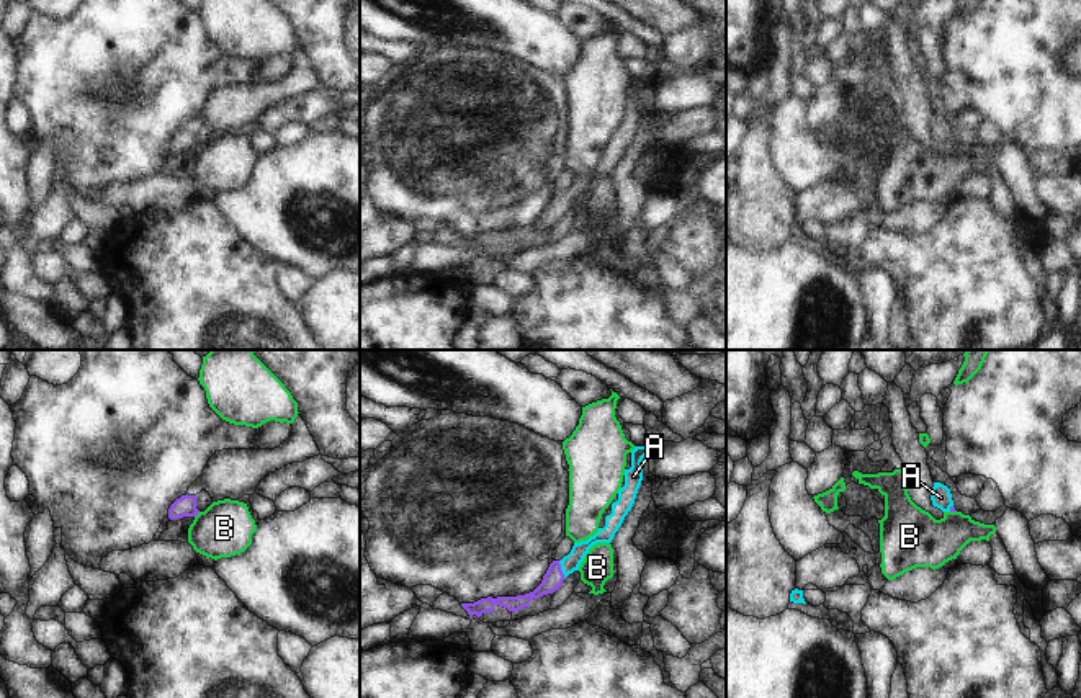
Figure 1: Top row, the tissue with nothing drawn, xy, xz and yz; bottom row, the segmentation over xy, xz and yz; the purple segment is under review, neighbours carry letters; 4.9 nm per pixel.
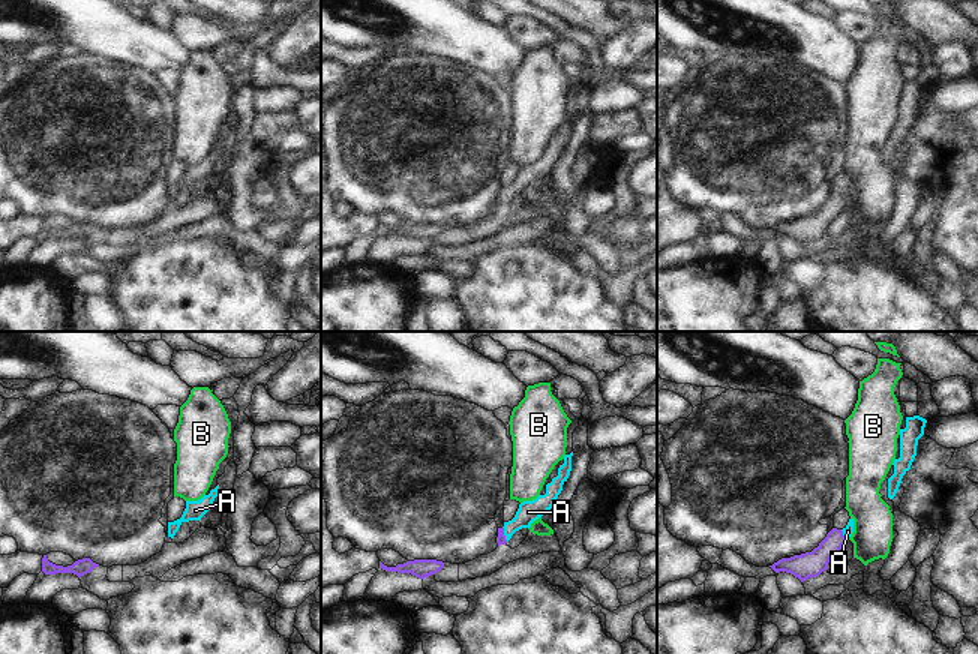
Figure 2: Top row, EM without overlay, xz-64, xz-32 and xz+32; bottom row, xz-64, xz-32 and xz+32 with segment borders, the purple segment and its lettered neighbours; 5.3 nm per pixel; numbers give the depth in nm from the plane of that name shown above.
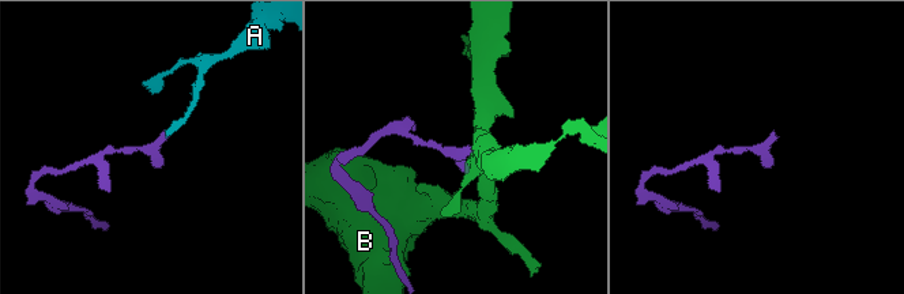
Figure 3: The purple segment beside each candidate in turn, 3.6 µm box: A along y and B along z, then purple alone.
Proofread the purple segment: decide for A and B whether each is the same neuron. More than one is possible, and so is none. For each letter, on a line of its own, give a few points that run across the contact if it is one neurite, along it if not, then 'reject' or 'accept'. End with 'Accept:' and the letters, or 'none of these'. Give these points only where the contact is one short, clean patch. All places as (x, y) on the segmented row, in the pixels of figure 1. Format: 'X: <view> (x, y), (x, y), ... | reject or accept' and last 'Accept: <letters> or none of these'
A: xz (551, 581), (560, 569), (569, 563) | accept
B: xy (200, 512), (195, 517) | reject
Accept: A

